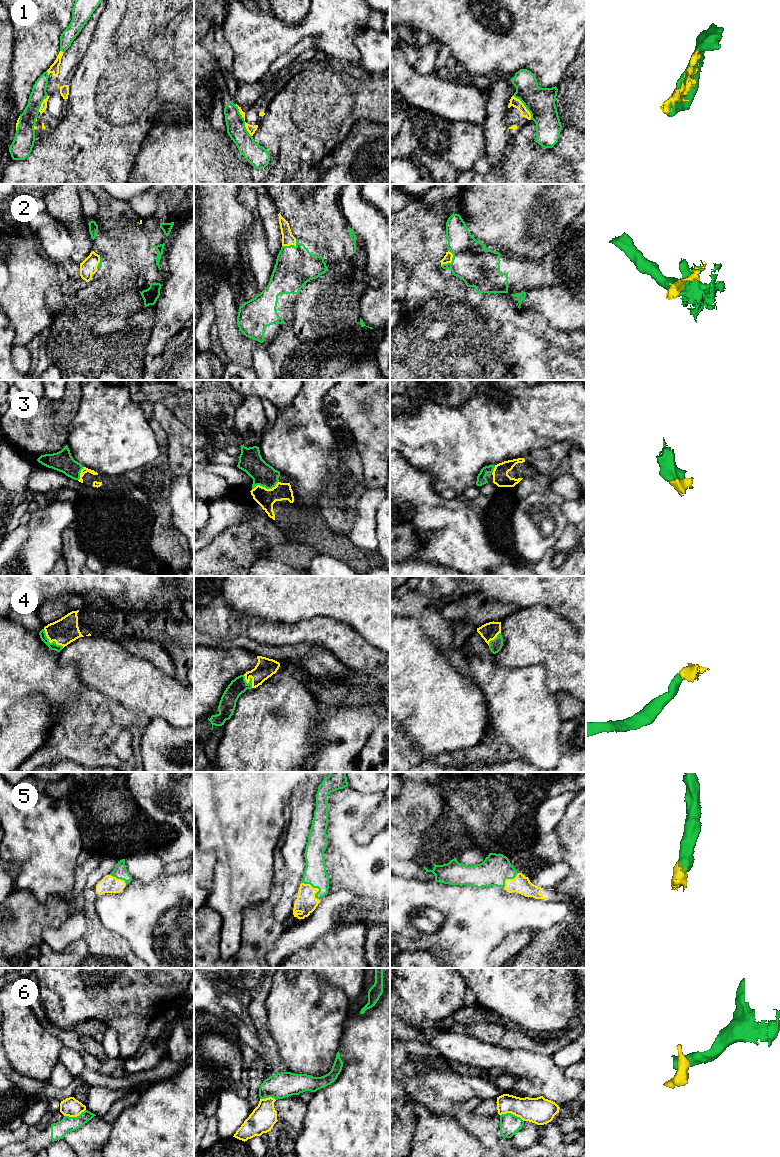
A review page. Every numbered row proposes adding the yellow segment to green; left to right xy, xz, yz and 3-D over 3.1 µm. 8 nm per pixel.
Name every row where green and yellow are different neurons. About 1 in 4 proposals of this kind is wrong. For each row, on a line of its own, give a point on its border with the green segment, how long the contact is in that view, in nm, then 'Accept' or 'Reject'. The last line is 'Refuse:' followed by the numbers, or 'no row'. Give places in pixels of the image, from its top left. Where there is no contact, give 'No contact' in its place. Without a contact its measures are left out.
1: Touches green at yz (525, 106). Shared border 240 nm. Accept
2: Touches green at yz (452, 261). Shared border 140 nm. Accept
3: Touches green at xz (265, 487). Shared border 220 nm. Accept
4: Touches green at xy (49, 642). Shared border 220 nm. Accept
5: Touches green at xz (315, 887). Shared border 190 nm. Accept
6: Touches green at yz (512, 1114). Shared border 200 nm. Reject
Refuse: 6

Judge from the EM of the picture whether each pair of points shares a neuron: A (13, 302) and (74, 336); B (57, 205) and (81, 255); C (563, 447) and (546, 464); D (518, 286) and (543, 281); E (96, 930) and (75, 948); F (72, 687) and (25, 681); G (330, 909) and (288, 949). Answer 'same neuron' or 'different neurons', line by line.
A: different neurons
B: same neuron
C: same neuron
D: same neuron
E: same neuron
F: same neuron
G: same neuron

